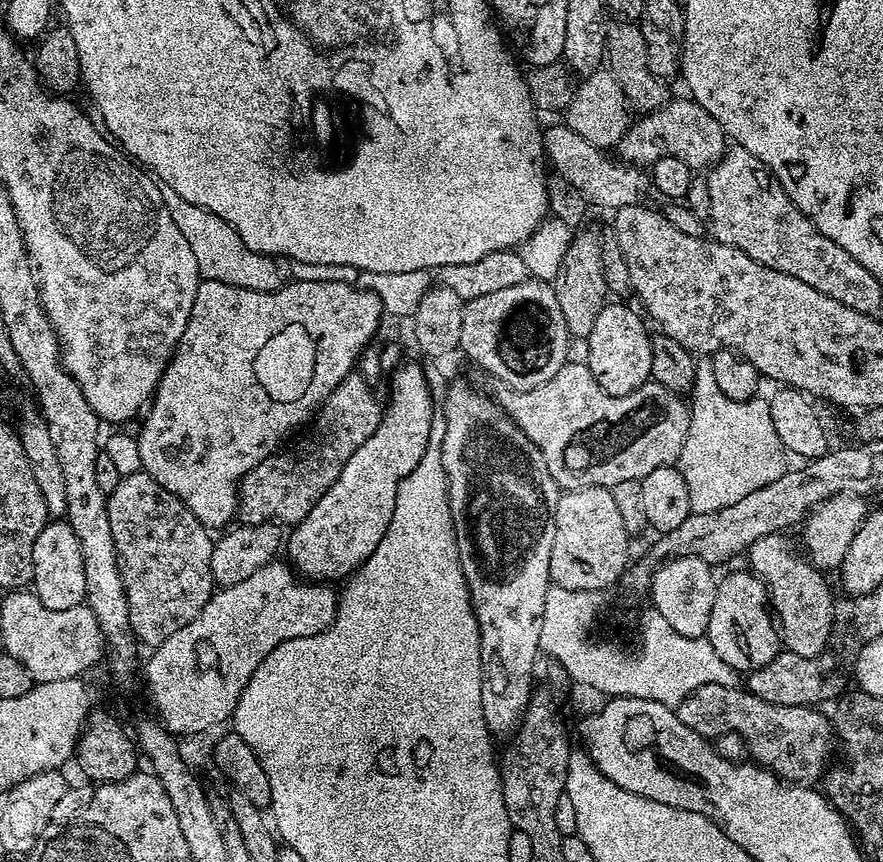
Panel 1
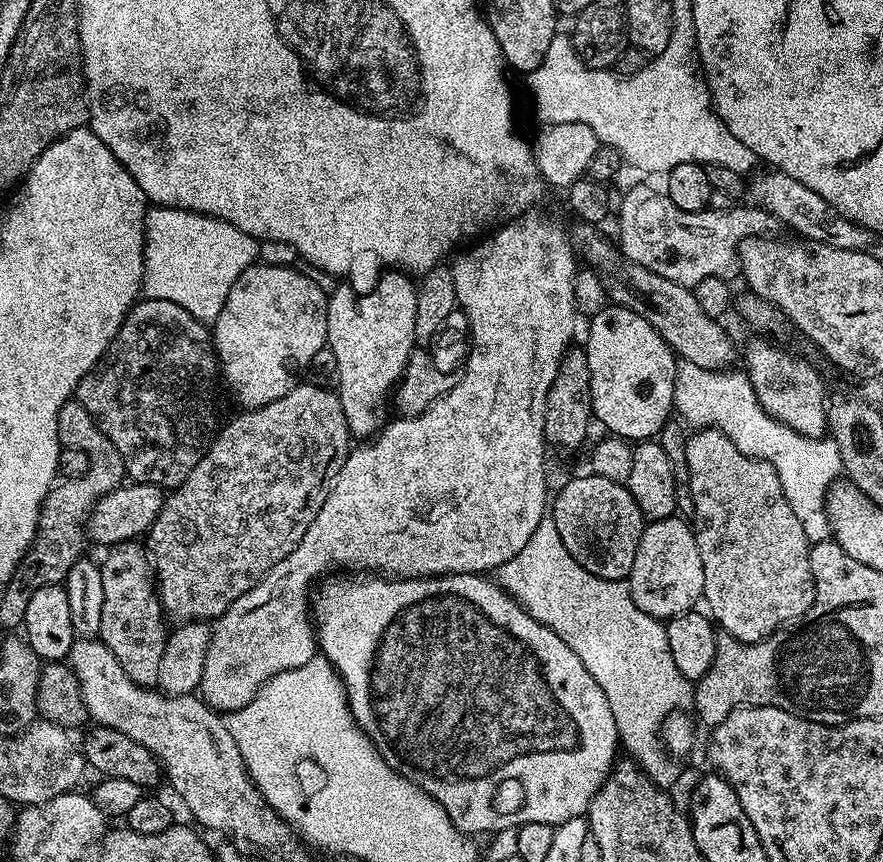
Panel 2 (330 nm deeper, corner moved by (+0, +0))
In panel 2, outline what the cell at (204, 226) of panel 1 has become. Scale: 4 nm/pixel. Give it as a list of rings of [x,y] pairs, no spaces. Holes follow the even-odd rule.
[[[149,207],[144,219],[143,295],[149,300],[174,302],[174,306],[182,306],[182,310],[186,310],[186,314],[194,314],[194,318],[214,322],[218,314],[222,314],[222,306],[226,306],[226,298],[230,298],[234,282],[242,278],[251,264],[257,263],[256,248],[256,239],[225,220],[185,208]]]

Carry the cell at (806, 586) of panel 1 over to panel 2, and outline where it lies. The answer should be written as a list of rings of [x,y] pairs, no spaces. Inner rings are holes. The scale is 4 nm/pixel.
[[[701,428],[687,437],[686,466],[690,474],[690,494],[694,498],[698,554],[702,554],[703,603],[708,603],[711,619],[735,640],[743,644],[765,640],[773,632],[799,620],[814,602],[809,540],[790,508],[790,502],[786,502],[786,494],[782,490],[782,482],[778,482],[774,466],[742,454],[742,450],[738,450],[734,442],[718,429]]]

